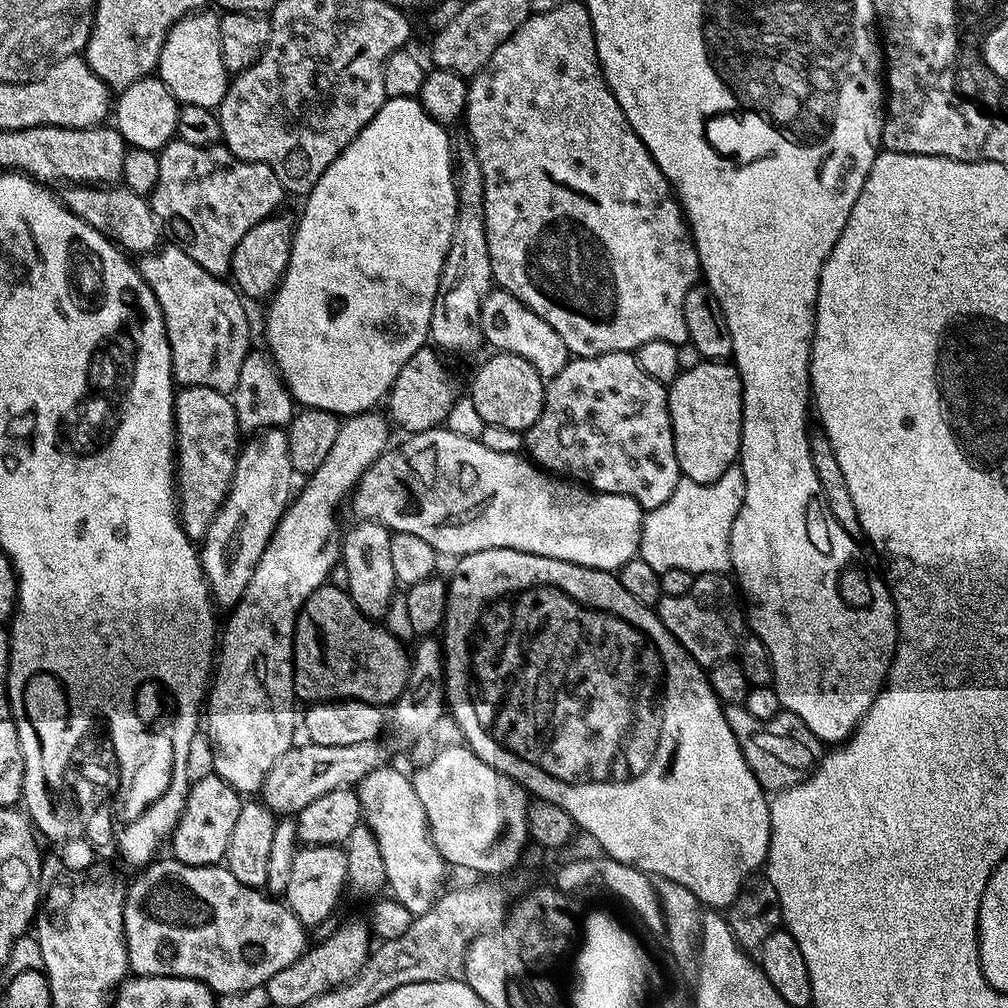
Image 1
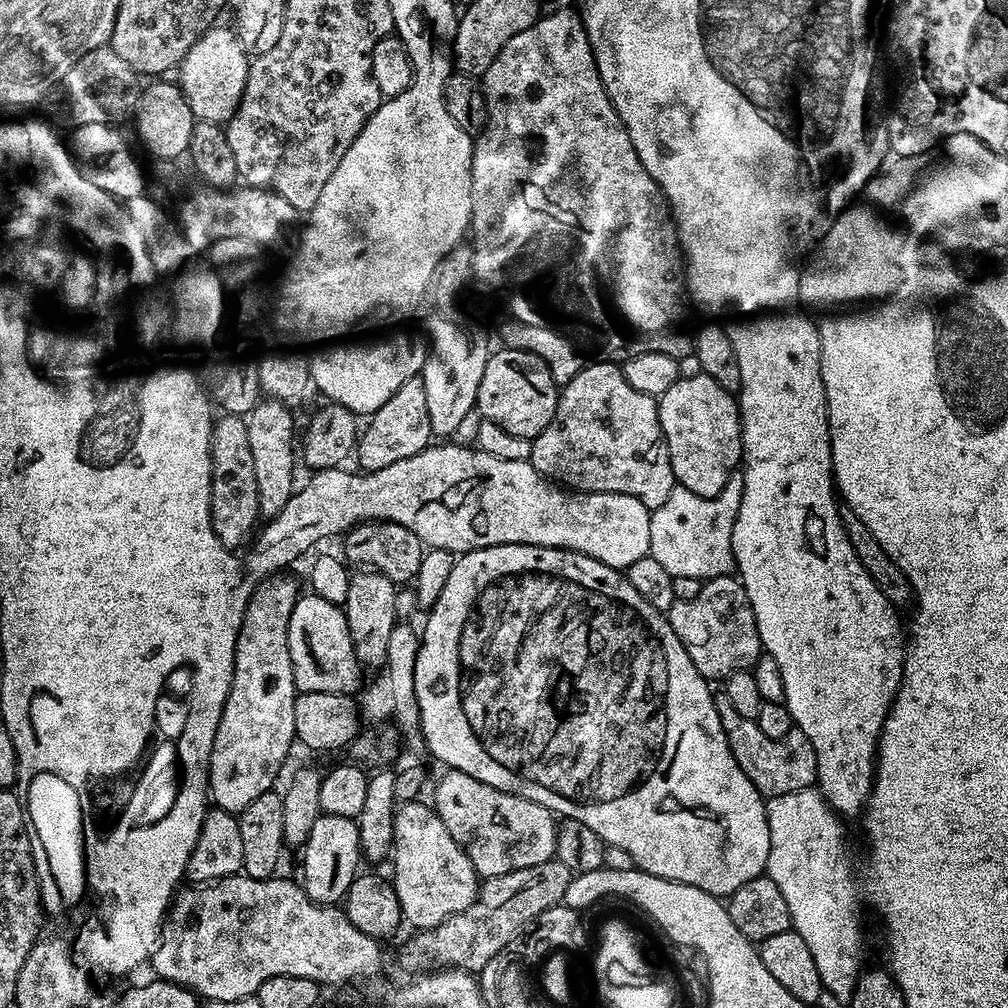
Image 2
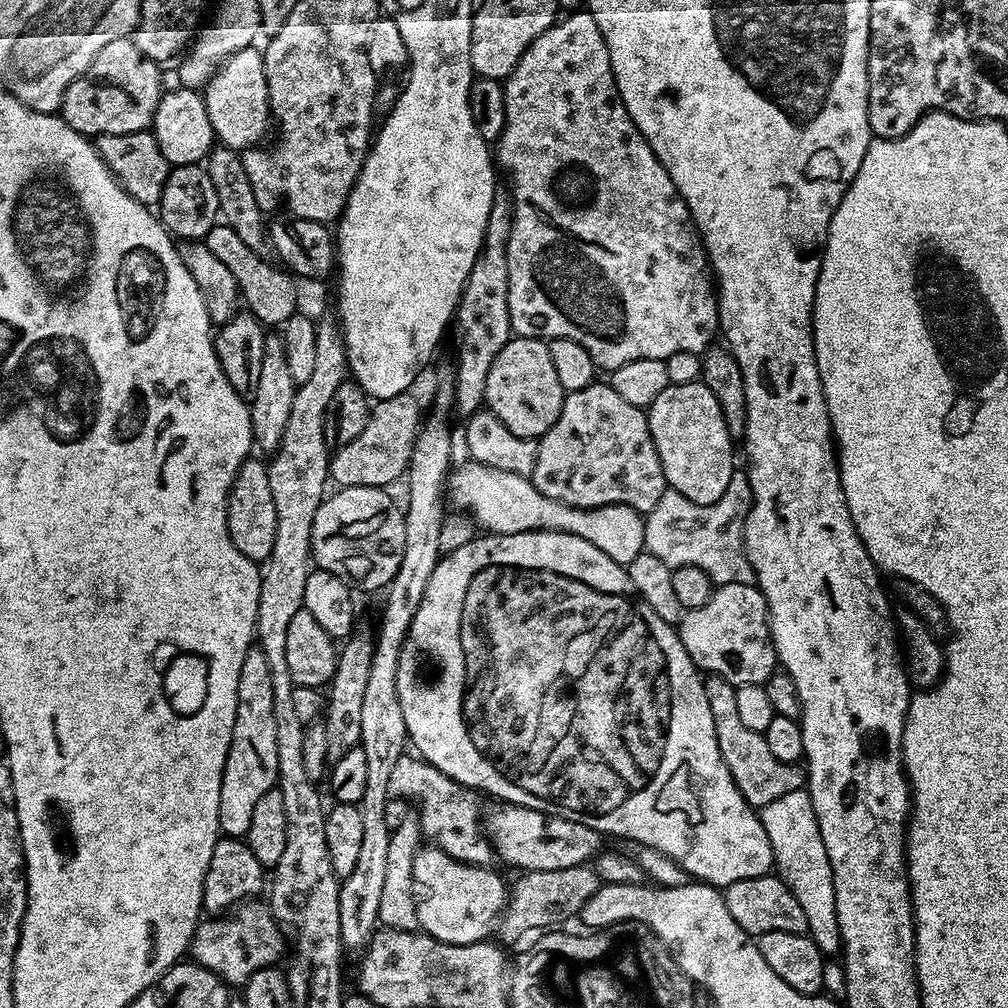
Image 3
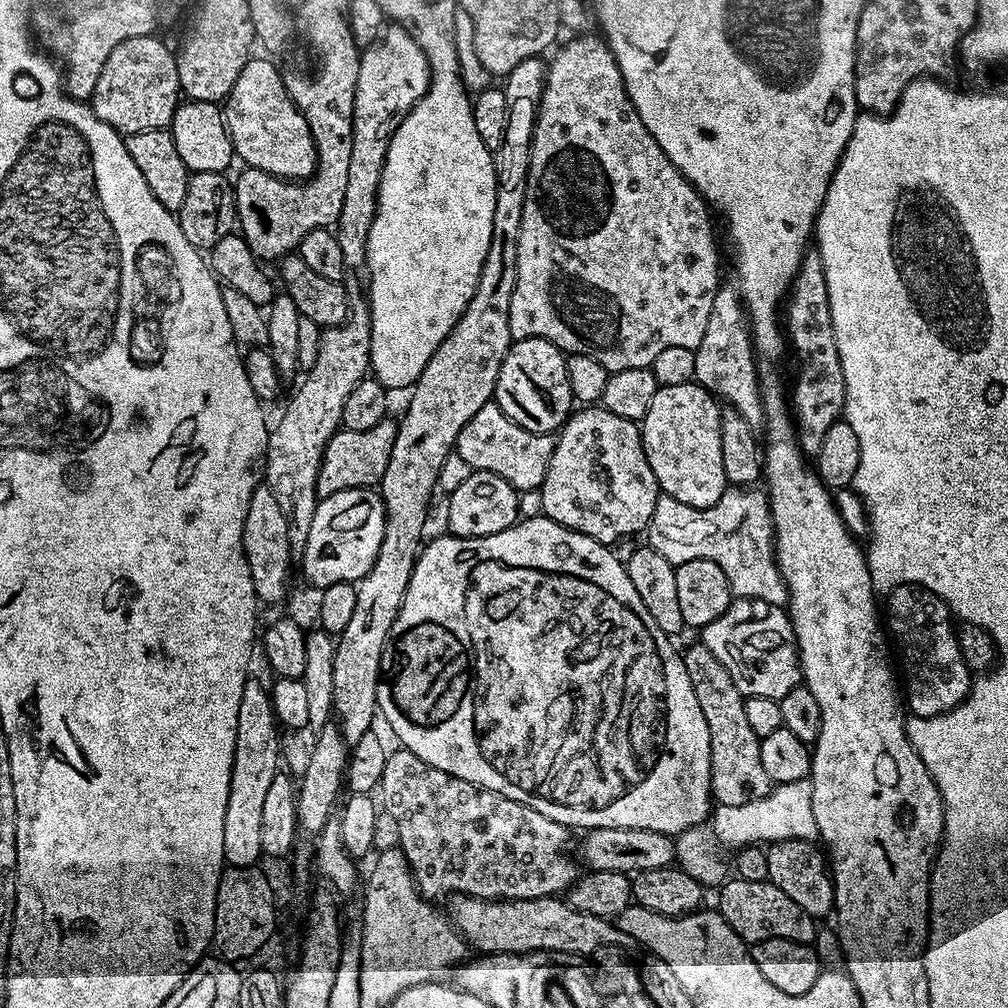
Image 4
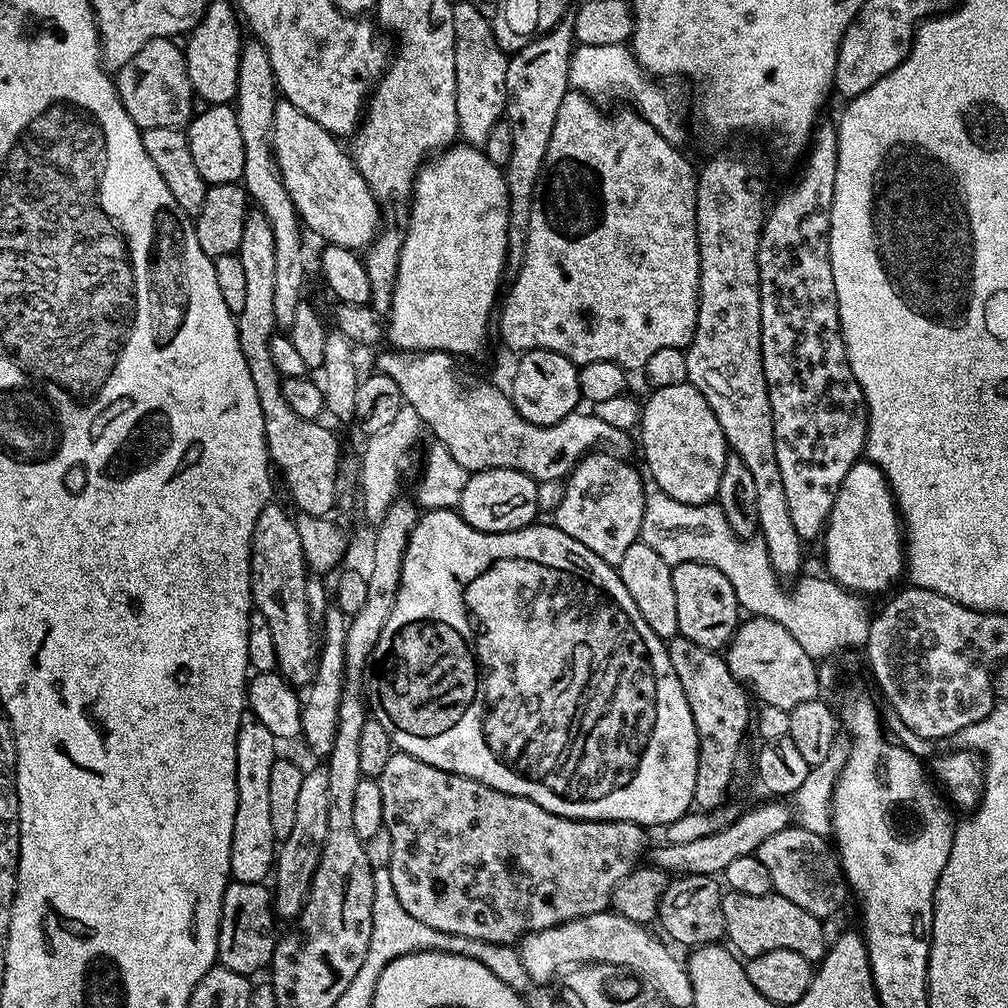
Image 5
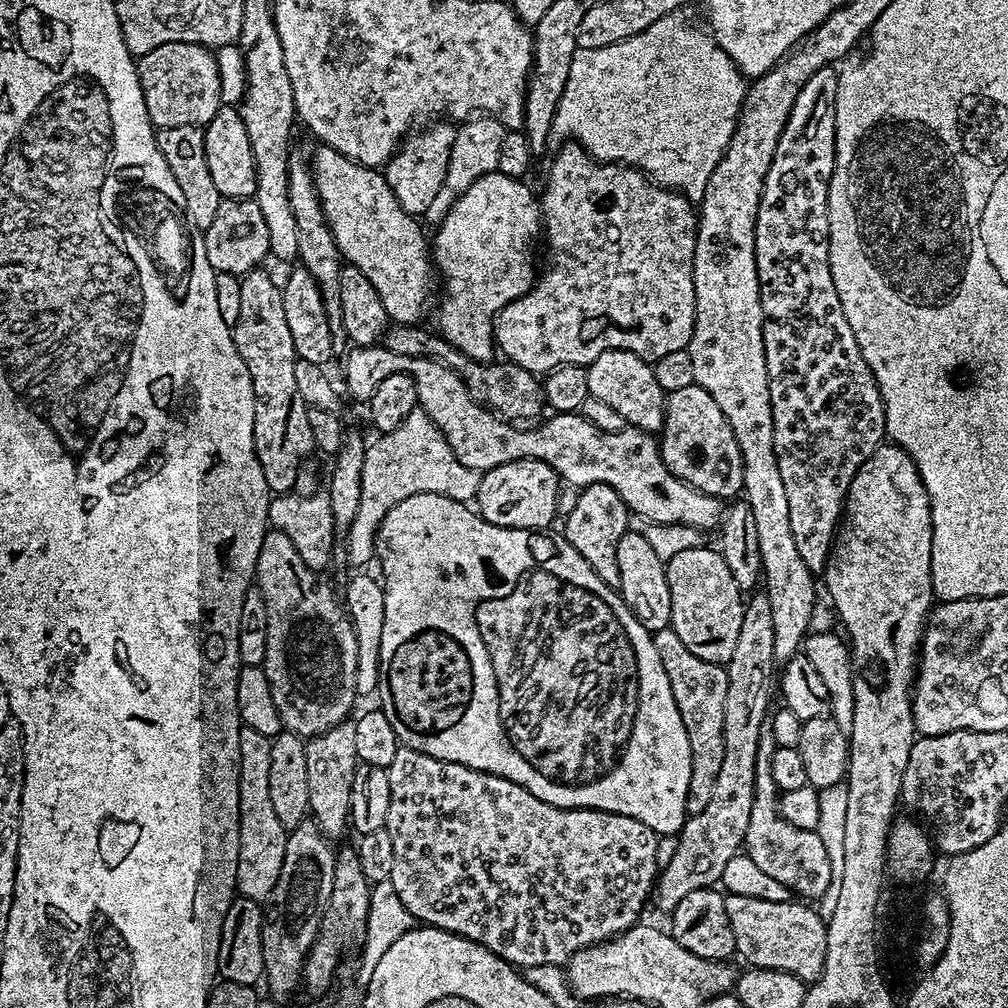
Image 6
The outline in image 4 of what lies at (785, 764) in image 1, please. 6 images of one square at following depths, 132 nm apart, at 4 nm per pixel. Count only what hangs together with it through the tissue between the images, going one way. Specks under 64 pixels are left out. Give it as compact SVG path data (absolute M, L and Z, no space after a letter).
M693 642L688 649L683 649L686 674L690 674L690 686L694 686L694 695L698 698L698 706L702 706L702 718L706 718L706 726L710 726L710 786L712 798L722 806L742 806L745 802L754 802L758 798L766 798L773 790L770 774L766 774L766 766L762 766L760 753L761 737L750 730L746 719L744 696L734 686L734 678L730 678L730 670L706 650L706 646Z

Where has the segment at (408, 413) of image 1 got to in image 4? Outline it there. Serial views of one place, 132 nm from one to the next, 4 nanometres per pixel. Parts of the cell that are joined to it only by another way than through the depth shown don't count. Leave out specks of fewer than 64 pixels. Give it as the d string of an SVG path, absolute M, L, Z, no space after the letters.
M386 418L378 422L378 426L370 426L370 430L337 430L326 446L324 461L320 464L316 483L317 497L338 494L338 490L372 488L379 485L382 474L386 474L386 466L390 466L390 450L394 450L397 427L395 419Z

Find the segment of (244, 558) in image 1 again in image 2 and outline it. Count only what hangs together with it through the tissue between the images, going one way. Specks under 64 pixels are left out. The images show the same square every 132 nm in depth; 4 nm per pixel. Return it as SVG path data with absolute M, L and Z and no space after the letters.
M271 398L257 399L246 415L246 439L250 441L250 455L254 457L254 478L258 486L260 515L264 518L277 516L286 506L294 491L292 471L298 468L298 424L292 421L293 409L289 405Z

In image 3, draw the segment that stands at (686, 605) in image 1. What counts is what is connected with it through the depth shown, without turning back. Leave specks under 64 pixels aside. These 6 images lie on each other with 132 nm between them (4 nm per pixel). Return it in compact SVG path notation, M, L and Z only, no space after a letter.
M721 584L713 587L710 599L703 606L689 608L678 625L680 641L690 654L693 665L701 673L721 676L731 684L767 684L778 670L776 647L768 625L768 603L756 584Z

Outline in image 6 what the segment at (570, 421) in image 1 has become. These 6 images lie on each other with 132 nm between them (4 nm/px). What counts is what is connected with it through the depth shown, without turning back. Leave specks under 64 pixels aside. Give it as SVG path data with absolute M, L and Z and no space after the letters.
M591 484L588 488L579 489L576 501L564 520L562 535L565 540L590 562L594 574L602 578L610 587L619 589L620 579L618 578L618 542L630 531L630 513L618 490L614 490L605 484Z

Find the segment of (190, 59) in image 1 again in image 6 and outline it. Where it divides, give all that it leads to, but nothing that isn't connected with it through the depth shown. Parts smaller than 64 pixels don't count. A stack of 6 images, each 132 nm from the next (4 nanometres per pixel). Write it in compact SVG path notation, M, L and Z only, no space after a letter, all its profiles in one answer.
M320 146L317 149L310 156L312 177L316 183L318 198L322 202L322 210L326 214L326 222L334 234L334 242L341 257L351 267L362 270L366 278L370 278L374 290L378 290L382 298L382 306L386 306L389 321L419 325L428 308L428 299L432 296L432 276L434 280L430 240L429 237L424 237L424 232L420 229L421 221L406 214L406 210L398 206L398 198L394 198L394 190L390 190L383 171L356 164L333 148Z

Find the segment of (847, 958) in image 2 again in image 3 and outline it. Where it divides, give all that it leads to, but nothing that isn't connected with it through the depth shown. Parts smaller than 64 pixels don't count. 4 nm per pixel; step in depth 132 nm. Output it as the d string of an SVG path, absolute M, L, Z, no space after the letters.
M807 791L782 794L778 802L770 802L765 808L759 809L759 814L762 826L770 838L775 871L784 881L784 885L792 891L794 898L798 898L798 906L802 906L806 913L807 935L812 937L821 952L839 953L840 927L836 921L832 871Z

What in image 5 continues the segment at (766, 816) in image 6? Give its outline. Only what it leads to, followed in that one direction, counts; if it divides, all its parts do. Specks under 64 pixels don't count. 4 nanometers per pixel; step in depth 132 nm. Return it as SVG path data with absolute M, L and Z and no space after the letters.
M789 826L771 838L766 838L760 847L758 859L770 873L772 891L777 896L790 898L794 906L802 906L806 914L814 914L814 918L822 922L850 900L850 889L844 878L844 870L840 867L839 855L825 837L810 834L810 830Z

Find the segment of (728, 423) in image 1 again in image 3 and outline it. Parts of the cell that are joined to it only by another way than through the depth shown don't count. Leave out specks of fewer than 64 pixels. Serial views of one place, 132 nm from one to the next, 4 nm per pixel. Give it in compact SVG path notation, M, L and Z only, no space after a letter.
M700 380L689 384L669 384L647 409L648 425L662 462L665 485L690 498L695 504L713 504L726 494L734 471L734 437L726 428L726 418L718 398Z

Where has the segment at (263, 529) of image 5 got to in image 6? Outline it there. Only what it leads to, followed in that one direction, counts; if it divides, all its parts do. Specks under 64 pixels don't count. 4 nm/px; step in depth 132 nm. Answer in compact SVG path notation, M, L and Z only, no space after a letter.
M269 530L264 534L262 550L258 550L255 587L266 602L266 654L262 665L278 706L281 725L301 738L320 736L326 730L345 723L354 706L355 675L358 674L358 642L345 609L332 597L328 588L316 588L314 572L302 562L294 543L283 532Z

